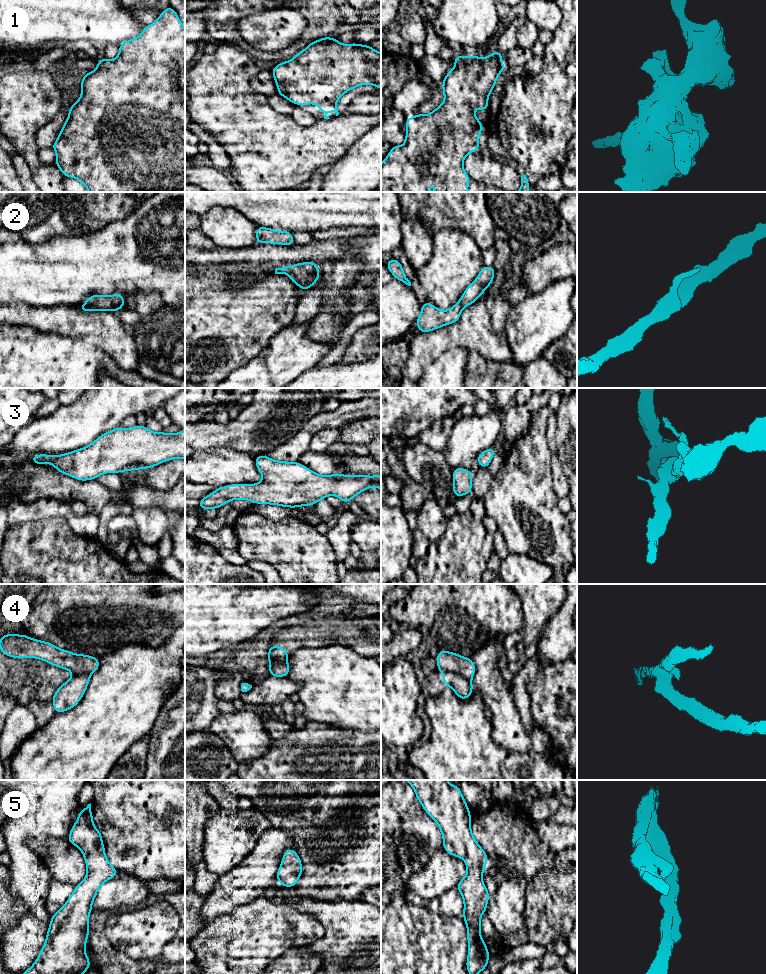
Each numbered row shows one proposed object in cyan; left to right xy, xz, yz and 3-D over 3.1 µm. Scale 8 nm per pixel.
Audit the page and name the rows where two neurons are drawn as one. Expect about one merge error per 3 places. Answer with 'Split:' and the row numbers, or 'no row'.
Split: 4

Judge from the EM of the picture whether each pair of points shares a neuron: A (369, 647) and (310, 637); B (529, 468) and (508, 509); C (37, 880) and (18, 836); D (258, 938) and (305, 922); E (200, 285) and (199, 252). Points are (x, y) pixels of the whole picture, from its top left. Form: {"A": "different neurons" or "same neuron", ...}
{"A": "same neuron", "B": "same neuron", "C": "same neuron", "D": "same neuron", "E": "different neurons"}

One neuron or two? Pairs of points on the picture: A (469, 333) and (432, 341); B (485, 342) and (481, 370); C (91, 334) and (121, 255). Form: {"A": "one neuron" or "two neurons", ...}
{"A": "one neuron", "B": "two neurons", "C": "two neurons"}

